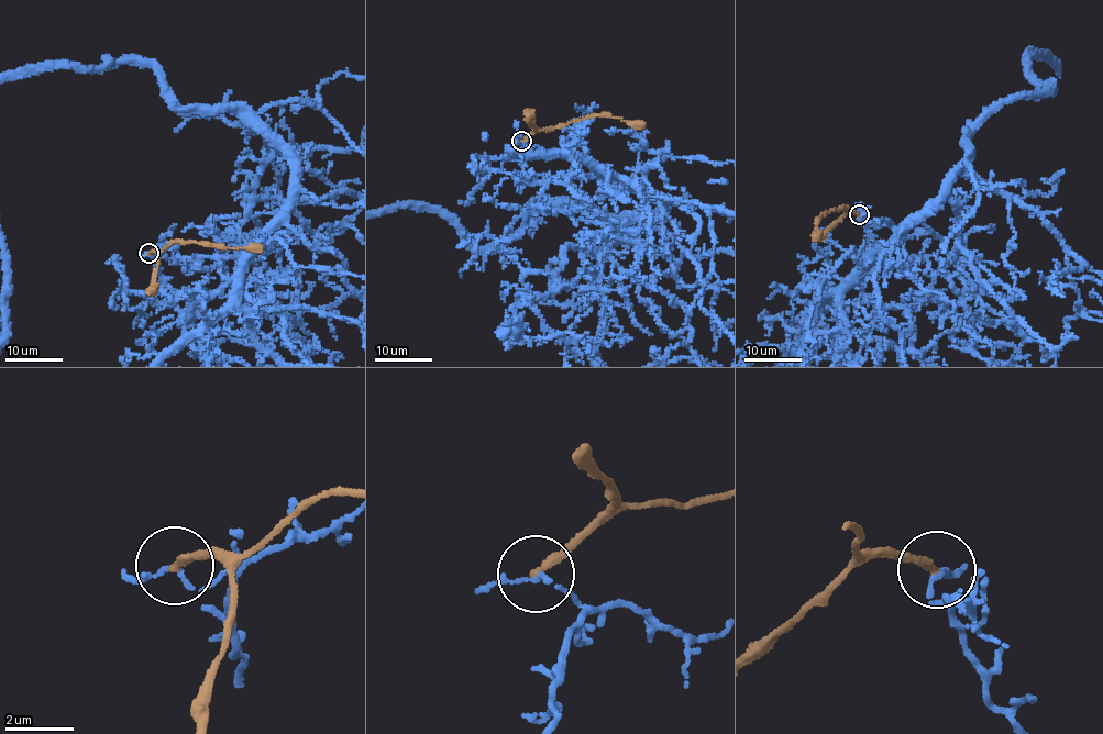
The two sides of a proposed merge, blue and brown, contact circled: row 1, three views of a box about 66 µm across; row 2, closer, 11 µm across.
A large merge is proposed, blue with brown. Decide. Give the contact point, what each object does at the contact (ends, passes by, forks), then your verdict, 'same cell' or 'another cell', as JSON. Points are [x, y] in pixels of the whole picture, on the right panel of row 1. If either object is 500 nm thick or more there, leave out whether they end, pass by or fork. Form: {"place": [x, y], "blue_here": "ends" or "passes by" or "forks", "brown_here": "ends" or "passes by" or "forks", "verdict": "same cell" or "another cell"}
{"place": [859, 214], "blue_here": "passes by", "brown_here": "ends", "verdict": "another cell"}

